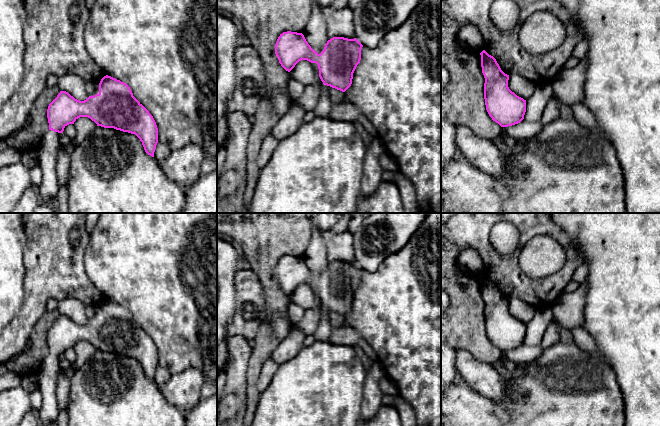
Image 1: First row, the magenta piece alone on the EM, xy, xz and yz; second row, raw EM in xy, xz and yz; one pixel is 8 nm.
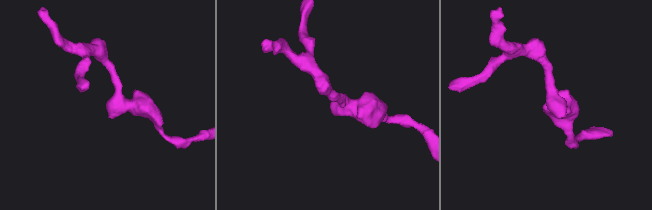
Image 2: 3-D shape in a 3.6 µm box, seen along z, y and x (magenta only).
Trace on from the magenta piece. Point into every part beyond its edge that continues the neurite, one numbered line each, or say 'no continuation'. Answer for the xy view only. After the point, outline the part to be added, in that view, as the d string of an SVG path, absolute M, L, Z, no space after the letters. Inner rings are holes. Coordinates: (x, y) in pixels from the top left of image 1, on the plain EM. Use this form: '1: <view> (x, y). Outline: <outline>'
1: xy (47, 375). Outline: M48 353L36 374L42 394L42 405L37 415L44 426L57 424L60 411L56 398L56 387L60 371L60 357Z

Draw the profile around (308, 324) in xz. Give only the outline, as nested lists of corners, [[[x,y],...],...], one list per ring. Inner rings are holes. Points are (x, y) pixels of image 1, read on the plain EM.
[[[306,309],[302,319],[295,325],[306,335],[313,335],[320,322],[320,314],[315,309]]]

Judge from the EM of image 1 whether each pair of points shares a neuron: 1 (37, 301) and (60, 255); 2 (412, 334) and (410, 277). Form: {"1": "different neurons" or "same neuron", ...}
{"1": "same neuron", "2": "same neuron"}

